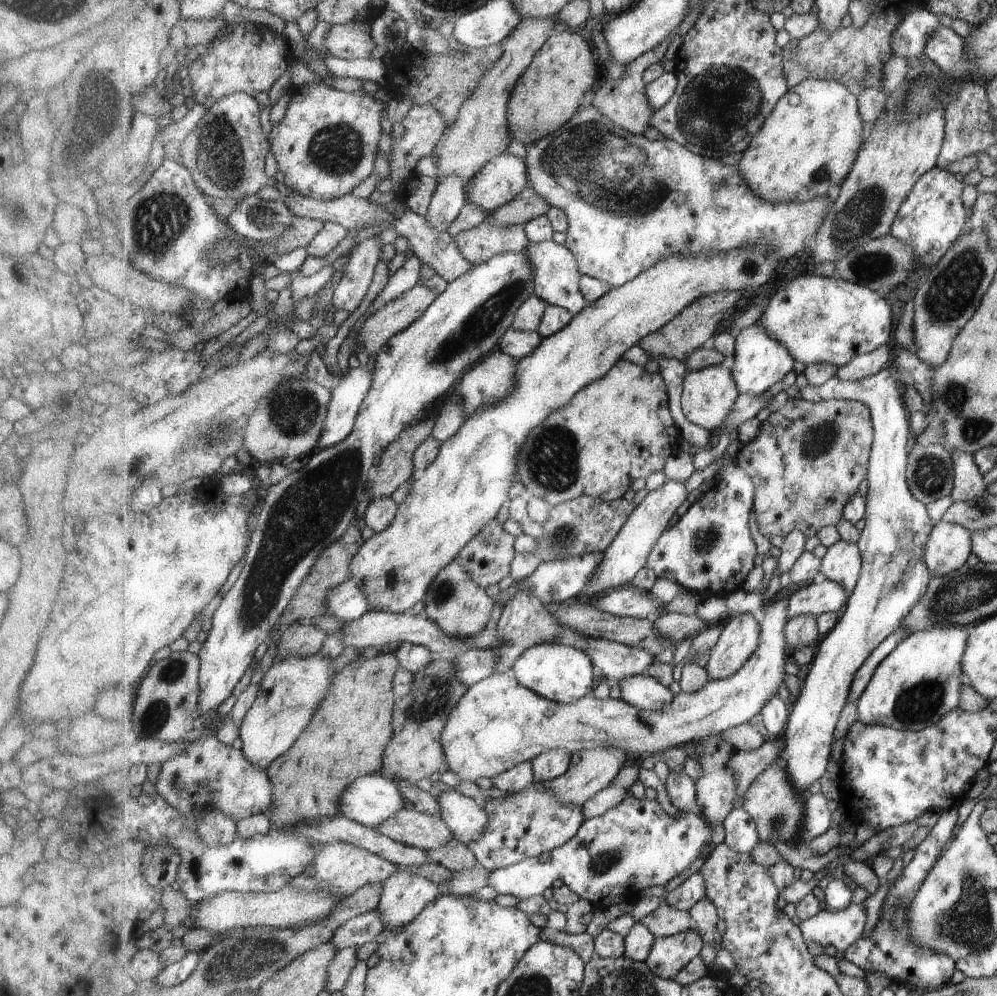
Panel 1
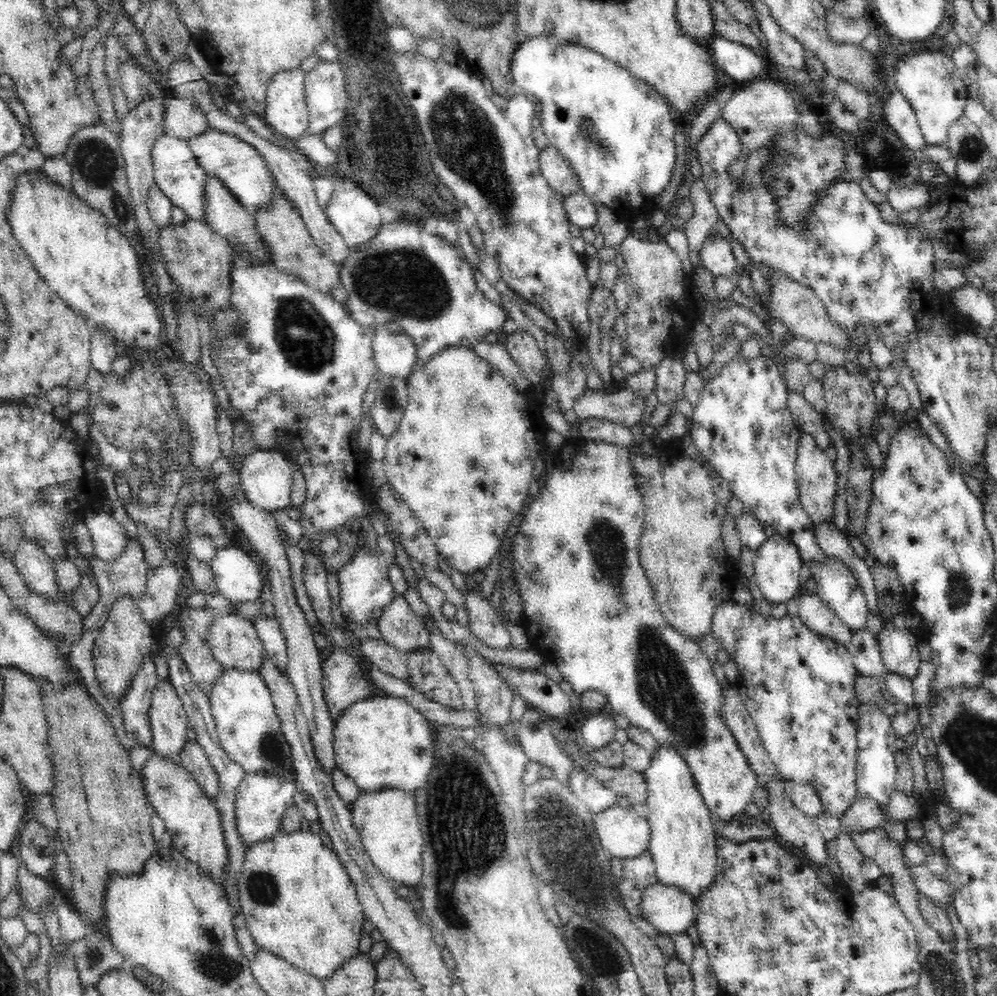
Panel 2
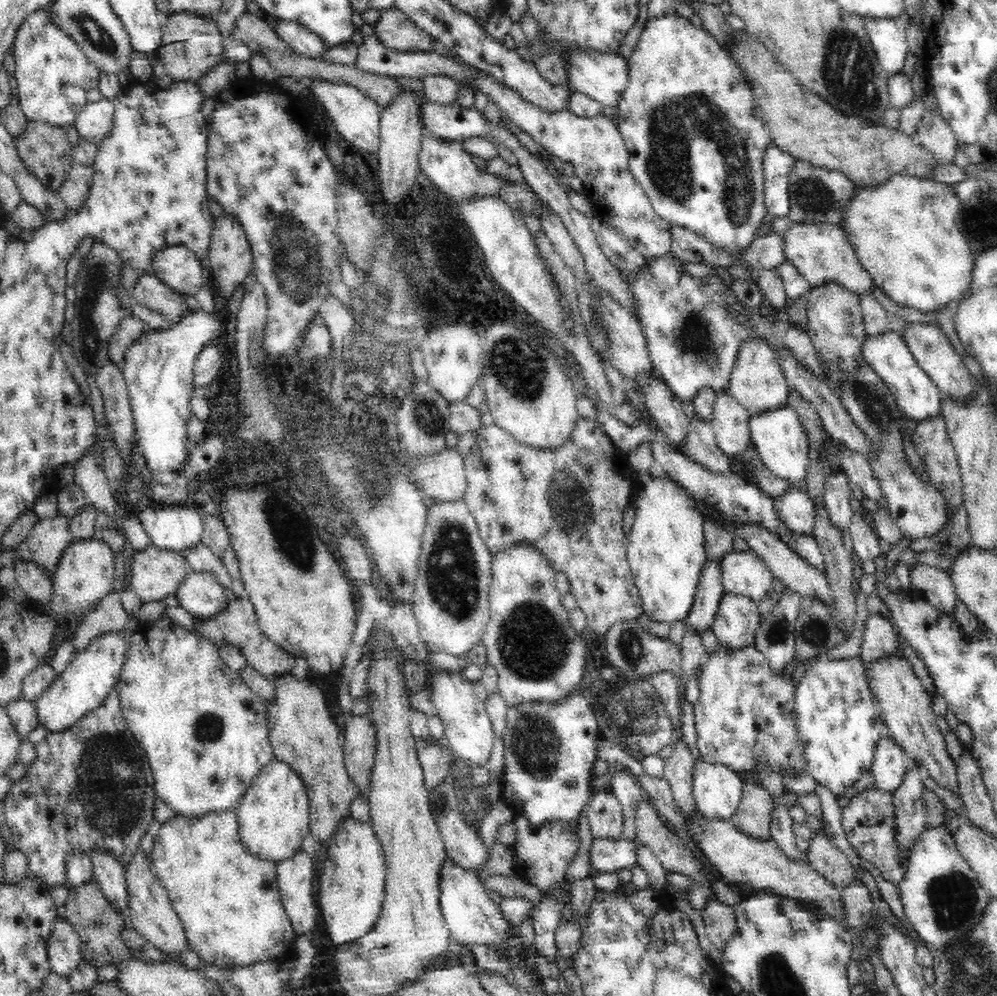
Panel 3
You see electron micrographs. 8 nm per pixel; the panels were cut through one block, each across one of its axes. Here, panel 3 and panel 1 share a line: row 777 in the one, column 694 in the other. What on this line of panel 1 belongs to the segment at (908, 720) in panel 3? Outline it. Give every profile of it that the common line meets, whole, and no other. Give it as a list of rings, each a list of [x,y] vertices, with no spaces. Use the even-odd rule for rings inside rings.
[[[686,930],[675,936],[656,938],[647,957],[647,966],[661,978],[675,980],[704,946],[704,938],[698,932]]]

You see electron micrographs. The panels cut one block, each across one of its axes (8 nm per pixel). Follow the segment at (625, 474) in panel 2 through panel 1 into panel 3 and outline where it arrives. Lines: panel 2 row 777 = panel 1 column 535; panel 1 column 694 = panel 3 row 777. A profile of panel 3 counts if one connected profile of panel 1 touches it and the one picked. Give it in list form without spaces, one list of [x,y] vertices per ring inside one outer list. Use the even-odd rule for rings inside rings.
[[[696,759],[692,789],[698,808],[705,818],[726,821],[732,818],[742,800],[745,783],[743,774],[726,765]]]

